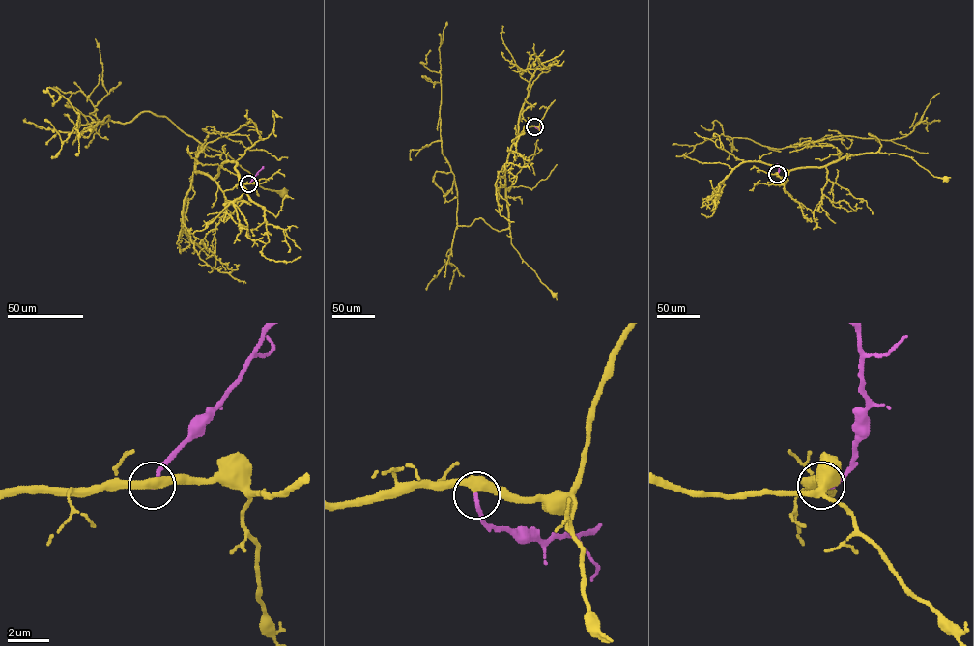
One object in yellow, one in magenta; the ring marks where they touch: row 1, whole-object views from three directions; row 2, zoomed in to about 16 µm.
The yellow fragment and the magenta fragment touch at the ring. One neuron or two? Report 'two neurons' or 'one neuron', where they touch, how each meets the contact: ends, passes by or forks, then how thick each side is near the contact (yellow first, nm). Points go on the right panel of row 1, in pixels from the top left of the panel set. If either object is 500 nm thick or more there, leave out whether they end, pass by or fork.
one neuron; place (777, 174); yellow passes by; magenta ends; calibres 380 and 190 nm

